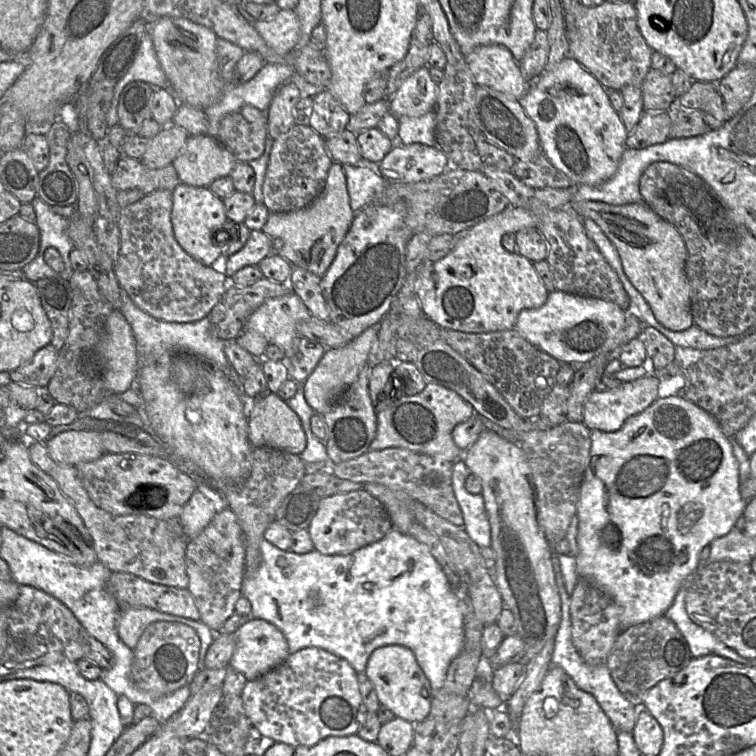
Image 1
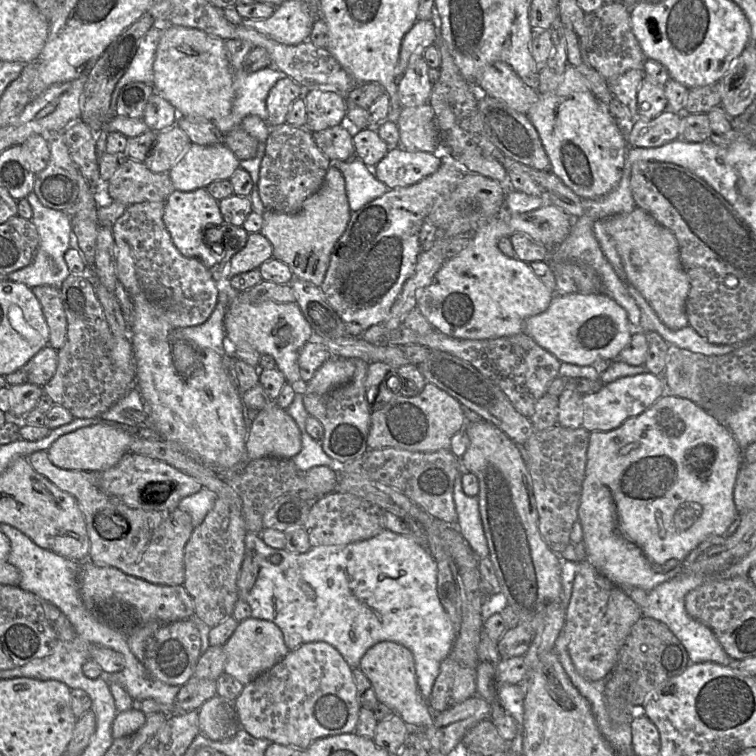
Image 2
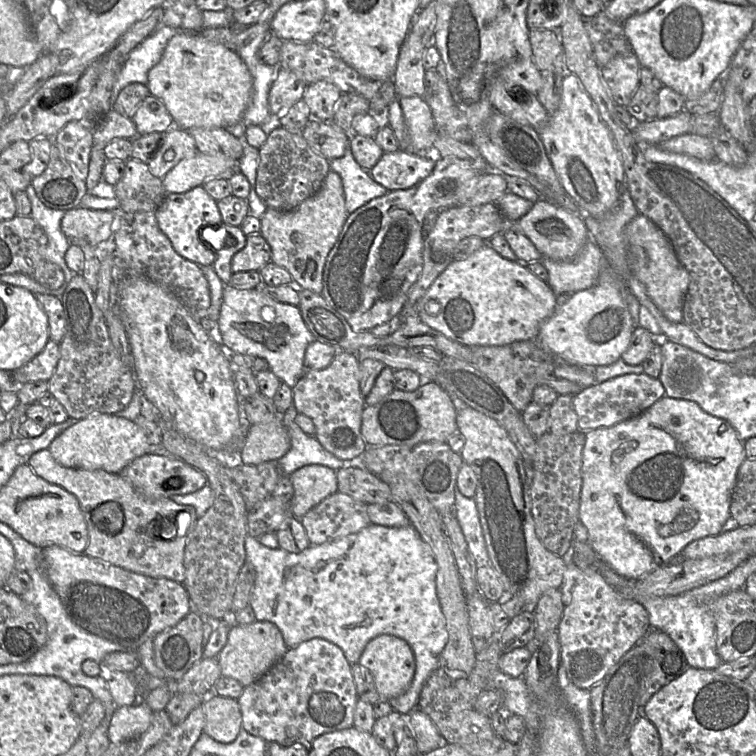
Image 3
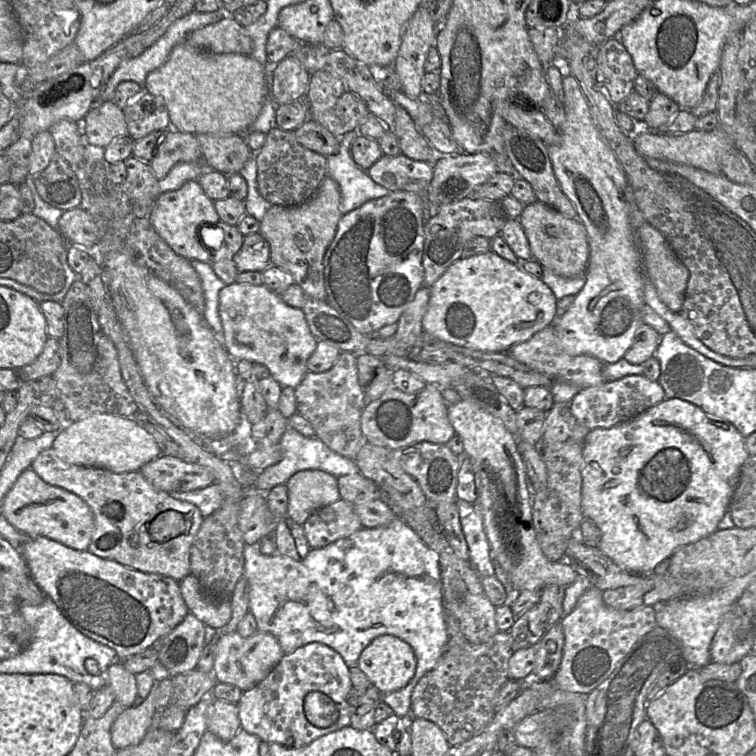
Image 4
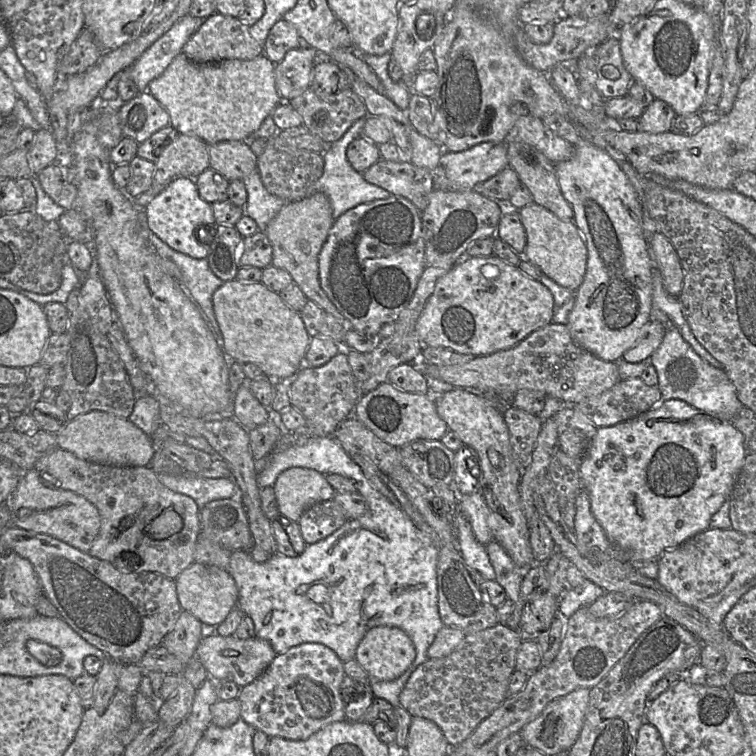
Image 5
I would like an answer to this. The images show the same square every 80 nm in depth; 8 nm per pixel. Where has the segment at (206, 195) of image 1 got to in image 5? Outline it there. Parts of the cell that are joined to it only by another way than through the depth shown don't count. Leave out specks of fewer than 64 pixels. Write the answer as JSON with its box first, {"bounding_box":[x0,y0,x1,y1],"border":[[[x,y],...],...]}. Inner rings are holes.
{"bounding_box":[144,177,219,259],"border":[[[180,177],[172,180],[146,206],[144,211],[150,230],[170,248],[195,259],[207,259],[209,245],[200,241],[201,233],[204,236],[203,232],[219,224],[215,221],[211,204],[200,197],[194,178]]]}

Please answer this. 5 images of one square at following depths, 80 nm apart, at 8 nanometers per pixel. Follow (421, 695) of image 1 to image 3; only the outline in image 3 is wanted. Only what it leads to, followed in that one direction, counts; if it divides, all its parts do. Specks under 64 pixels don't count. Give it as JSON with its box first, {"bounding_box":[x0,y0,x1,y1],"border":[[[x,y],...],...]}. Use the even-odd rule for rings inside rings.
{"bounding_box":[358,634,446,754],"border":[[[390,634],[370,640],[358,664],[371,673],[381,699],[387,701],[403,694],[415,673],[415,657],[410,645]],[[418,708],[408,714],[408,722],[415,736],[418,754],[429,753],[446,744],[430,717]]]}

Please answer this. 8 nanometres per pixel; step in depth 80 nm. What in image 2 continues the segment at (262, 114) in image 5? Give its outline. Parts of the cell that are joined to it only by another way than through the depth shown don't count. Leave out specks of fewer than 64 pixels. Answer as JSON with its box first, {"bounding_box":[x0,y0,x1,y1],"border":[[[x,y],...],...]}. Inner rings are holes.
{"bounding_box":[153,26,234,121],"border":[[[172,26],[163,30],[153,64],[155,92],[166,99],[179,116],[200,117],[216,121],[229,115],[234,101],[233,73],[228,60],[225,40],[199,29]]]}

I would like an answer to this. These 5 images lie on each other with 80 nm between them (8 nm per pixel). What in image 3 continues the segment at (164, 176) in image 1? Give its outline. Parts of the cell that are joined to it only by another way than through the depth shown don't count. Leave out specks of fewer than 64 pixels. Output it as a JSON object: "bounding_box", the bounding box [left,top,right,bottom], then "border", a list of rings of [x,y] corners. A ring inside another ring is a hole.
{"bounding_box":[114,158,167,213],"border":[[[133,158],[125,161],[124,174],[114,189],[120,210],[126,213],[155,212],[167,195],[162,180],[150,172],[148,163]]]}

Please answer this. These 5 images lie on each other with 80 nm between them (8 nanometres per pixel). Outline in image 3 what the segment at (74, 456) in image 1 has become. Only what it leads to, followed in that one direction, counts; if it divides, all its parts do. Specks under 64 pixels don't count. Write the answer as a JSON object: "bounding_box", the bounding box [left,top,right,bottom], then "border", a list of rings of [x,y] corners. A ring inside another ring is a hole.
{"bounding_box":[48,413,149,475],"border":[[[94,413],[78,420],[51,442],[48,450],[54,460],[68,468],[103,470],[118,475],[133,460],[149,453],[148,438],[134,421],[104,413]]]}

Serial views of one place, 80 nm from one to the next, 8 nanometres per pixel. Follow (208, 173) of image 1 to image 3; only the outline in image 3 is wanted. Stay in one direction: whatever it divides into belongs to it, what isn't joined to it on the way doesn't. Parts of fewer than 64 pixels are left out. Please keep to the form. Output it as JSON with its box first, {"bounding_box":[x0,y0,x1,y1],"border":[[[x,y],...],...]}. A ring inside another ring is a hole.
{"bounding_box":[161,152,237,193],"border":[[[197,152],[193,157],[181,160],[161,180],[165,191],[185,193],[212,178],[229,176],[237,168],[237,162],[223,154],[208,155]]]}

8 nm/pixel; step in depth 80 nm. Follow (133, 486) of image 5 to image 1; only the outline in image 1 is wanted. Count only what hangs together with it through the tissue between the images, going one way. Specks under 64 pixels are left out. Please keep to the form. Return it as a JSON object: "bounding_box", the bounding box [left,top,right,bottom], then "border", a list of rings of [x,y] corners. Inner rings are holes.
{"bounding_box":[29,442,188,588],"border":[[[32,442],[29,457],[34,465],[55,480],[61,492],[75,507],[91,535],[98,562],[111,572],[136,575],[163,586],[186,588],[186,550],[188,539],[182,533],[179,519],[160,520],[144,515],[113,515],[99,508],[89,497],[73,465],[55,462],[44,442]]]}

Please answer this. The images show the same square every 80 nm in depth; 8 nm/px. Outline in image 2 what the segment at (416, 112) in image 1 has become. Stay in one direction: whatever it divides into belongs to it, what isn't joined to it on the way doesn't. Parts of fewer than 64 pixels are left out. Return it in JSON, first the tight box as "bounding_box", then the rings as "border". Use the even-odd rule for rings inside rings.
{"bounding_box":[397,57,433,107],"border":[[[424,57],[411,59],[403,75],[399,77],[397,91],[403,107],[429,103],[433,85],[429,80],[428,69]]]}

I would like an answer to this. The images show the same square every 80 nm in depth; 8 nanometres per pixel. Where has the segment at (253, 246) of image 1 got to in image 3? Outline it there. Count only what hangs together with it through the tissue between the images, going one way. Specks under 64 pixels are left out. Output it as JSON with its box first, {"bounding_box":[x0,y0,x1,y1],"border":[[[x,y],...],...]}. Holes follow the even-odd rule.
{"bounding_box":[231,234,271,273],"border":[[[258,234],[246,236],[246,244],[237,252],[231,261],[233,273],[260,271],[271,261],[271,248],[264,237]]]}

